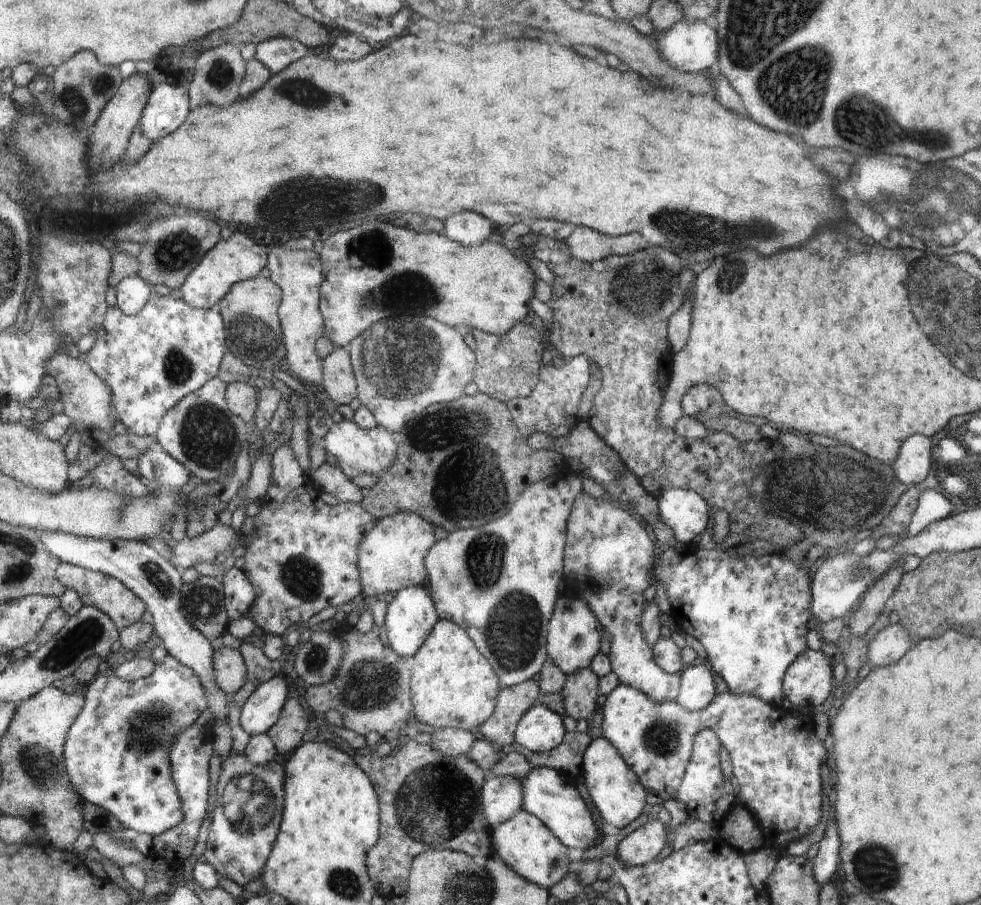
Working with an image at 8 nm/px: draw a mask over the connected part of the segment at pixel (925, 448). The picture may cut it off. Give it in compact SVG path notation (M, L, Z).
M912 436L908 444L904 444L904 452L900 452L900 460L892 464L895 475L904 484L917 485L926 479L932 471L932 442L926 436Z

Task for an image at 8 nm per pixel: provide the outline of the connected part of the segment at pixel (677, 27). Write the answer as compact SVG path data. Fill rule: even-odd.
M682 19L657 39L663 57L677 69L699 73L716 68L719 59L717 32L704 21Z

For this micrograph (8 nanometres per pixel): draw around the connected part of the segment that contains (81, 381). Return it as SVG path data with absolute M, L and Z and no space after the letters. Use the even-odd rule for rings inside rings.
M67 351L56 354L50 360L49 369L54 373L61 386L63 401L65 402L65 413L73 418L74 424L83 422L87 429L100 427L107 432L104 439L105 442L110 440L114 434L115 408L114 408L114 392L112 387L98 374L91 364L86 360L79 360Z

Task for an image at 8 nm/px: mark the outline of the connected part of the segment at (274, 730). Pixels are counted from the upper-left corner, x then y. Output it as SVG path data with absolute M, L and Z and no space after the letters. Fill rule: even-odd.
M297 698L287 700L287 706L283 708L278 722L266 732L279 754L292 752L302 743L302 736L311 717L304 712Z

